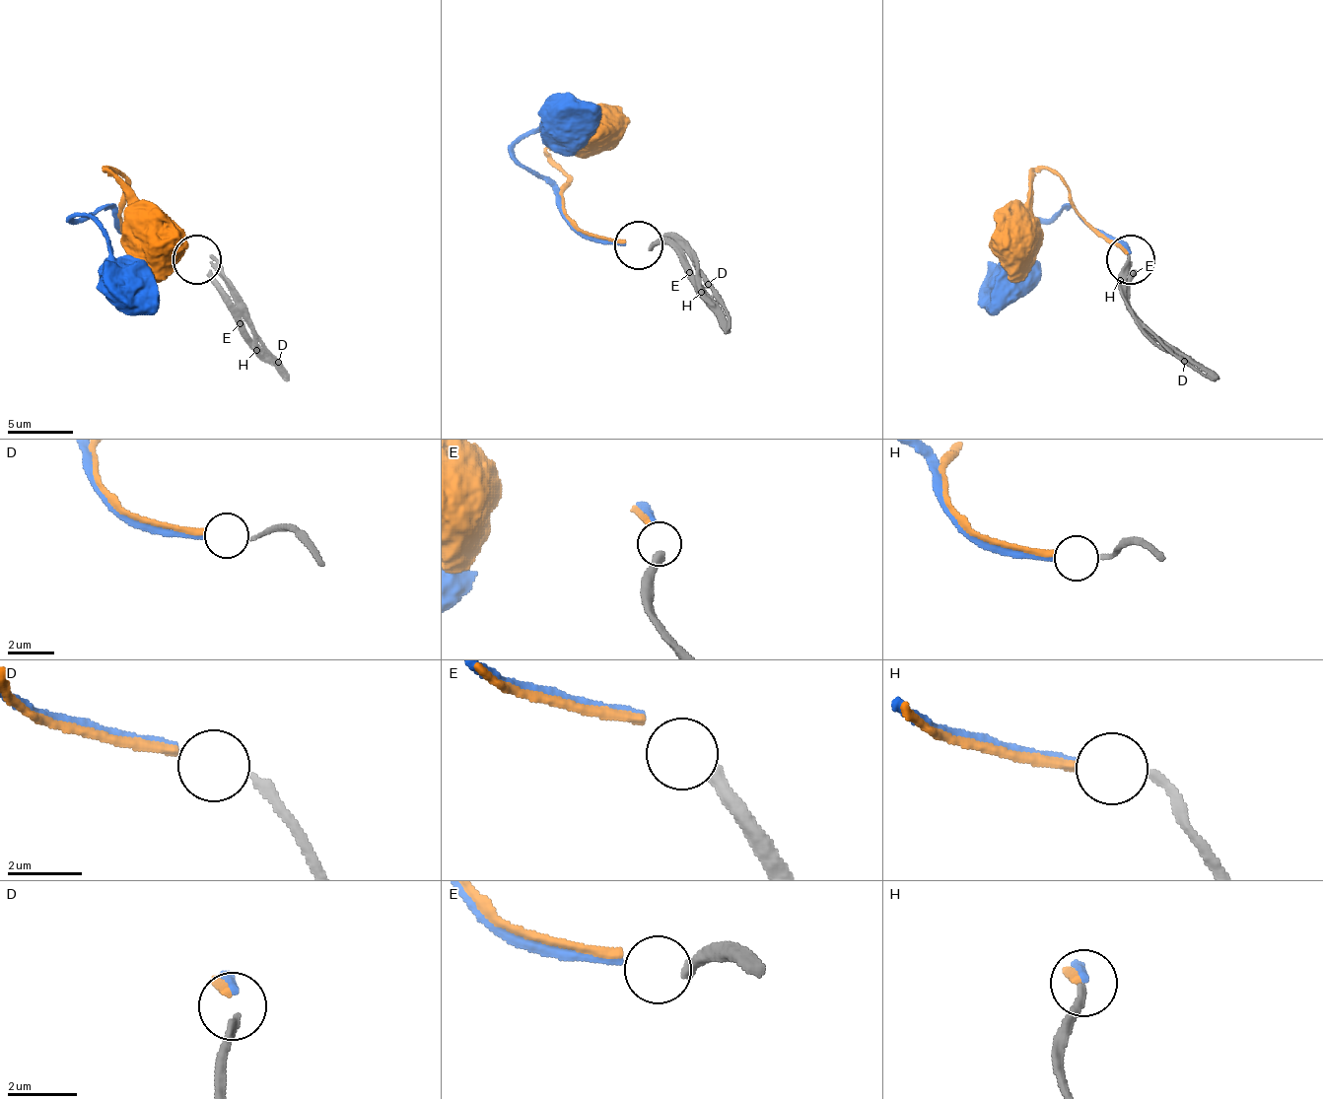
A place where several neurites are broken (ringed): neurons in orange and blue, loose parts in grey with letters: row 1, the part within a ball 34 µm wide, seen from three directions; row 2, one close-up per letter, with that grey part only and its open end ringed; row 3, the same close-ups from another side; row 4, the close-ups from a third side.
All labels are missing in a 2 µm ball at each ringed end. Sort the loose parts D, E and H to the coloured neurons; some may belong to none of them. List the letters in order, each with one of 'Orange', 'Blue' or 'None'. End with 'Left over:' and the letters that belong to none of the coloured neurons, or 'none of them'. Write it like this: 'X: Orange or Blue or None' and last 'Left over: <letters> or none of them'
D: Blue
E: None
H: Orange
Left over: E

